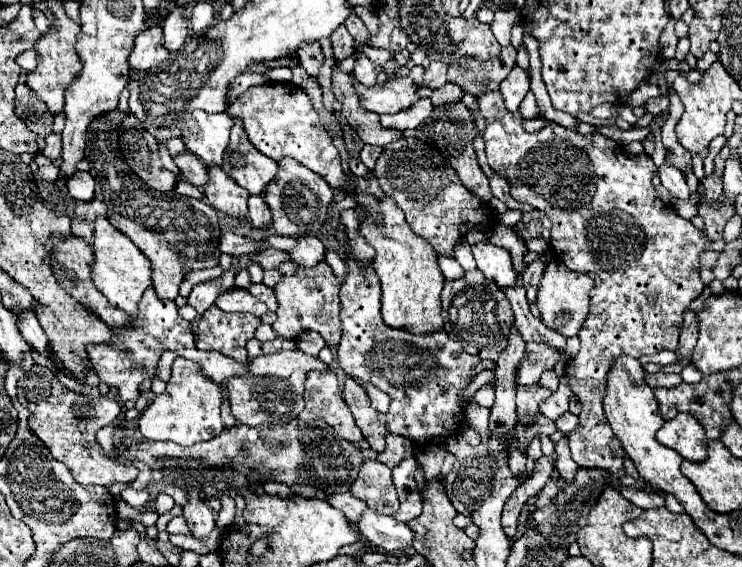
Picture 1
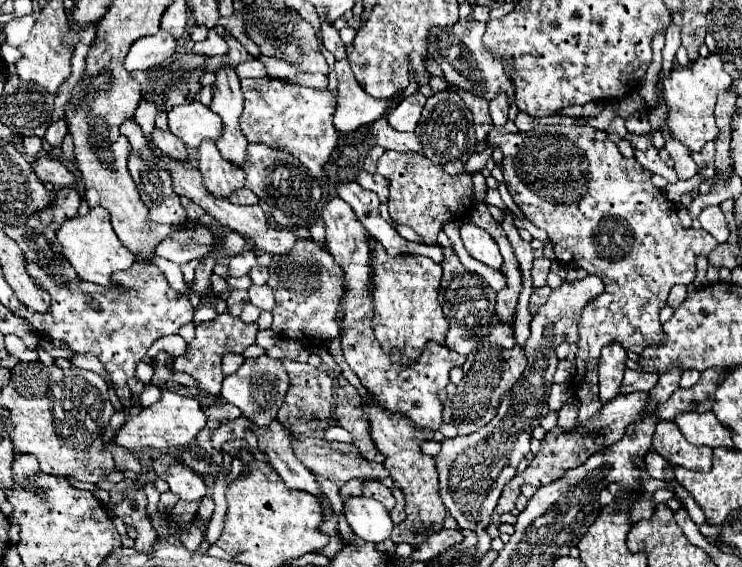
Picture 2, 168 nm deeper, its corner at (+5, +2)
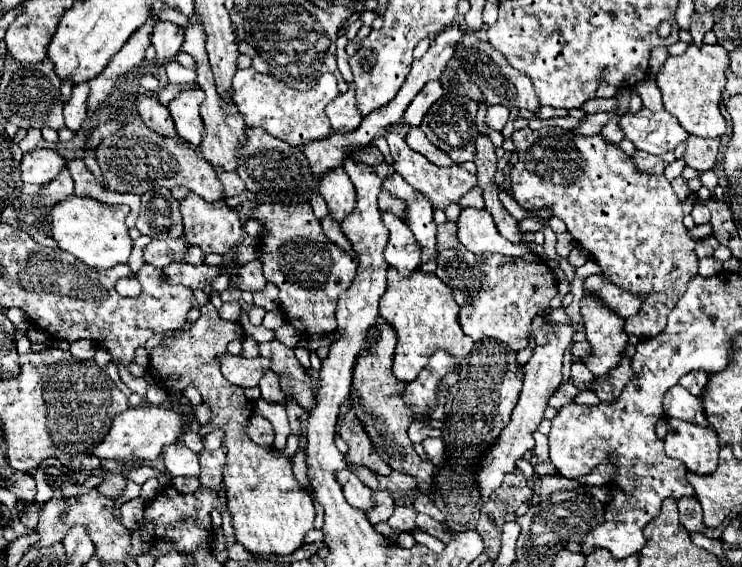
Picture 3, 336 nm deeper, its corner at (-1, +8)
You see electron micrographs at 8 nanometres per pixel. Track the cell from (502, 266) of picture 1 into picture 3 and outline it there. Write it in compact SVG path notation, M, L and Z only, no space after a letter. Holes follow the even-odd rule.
M462 208L456 226L458 226L458 234L456 234L458 240L472 254L498 252L506 256L520 257L522 250L526 250L524 246L512 244L500 236L486 208Z

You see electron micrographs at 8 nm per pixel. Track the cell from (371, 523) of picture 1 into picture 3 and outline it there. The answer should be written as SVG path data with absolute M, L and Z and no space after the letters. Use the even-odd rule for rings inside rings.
M348 468L338 470L336 480L342 486L342 492L344 492L346 500L354 508L360 508L364 512L372 508L372 490L360 478L356 478L356 474L352 470L348 470Z

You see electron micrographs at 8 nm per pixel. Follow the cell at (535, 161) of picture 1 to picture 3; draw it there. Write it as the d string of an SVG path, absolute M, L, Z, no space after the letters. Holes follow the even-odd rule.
M522 128L512 134L512 140L518 152L518 162L510 172L514 192L512 198L522 208L530 210L548 206L554 216L566 222L568 232L600 264L608 280L632 294L644 296L640 314L626 320L628 334L634 334L638 338L652 338L660 334L660 330L664 330L666 326L668 314L676 306L678 298L684 294L688 282L698 274L698 258L694 254L694 246L698 240L692 240L688 236L688 230L682 224L684 212L680 200L666 176L638 172L632 164L632 158L622 154L618 144L608 144L600 134L584 138L568 134L568 130L562 128Z

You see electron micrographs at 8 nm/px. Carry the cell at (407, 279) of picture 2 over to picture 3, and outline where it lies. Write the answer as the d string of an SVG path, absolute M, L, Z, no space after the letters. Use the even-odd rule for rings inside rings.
M388 268L388 288L380 300L380 318L390 322L398 334L392 372L400 382L414 382L436 350L446 350L456 360L464 360L472 352L474 340L464 336L458 324L458 310L460 306L456 304L452 290L434 274L424 276L416 270L412 276L400 278L396 270Z

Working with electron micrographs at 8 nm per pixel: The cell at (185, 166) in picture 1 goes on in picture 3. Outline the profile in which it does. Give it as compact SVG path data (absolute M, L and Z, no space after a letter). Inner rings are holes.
M136 96L136 112L150 130L156 130L162 136L176 136L168 108L158 102L156 96Z

